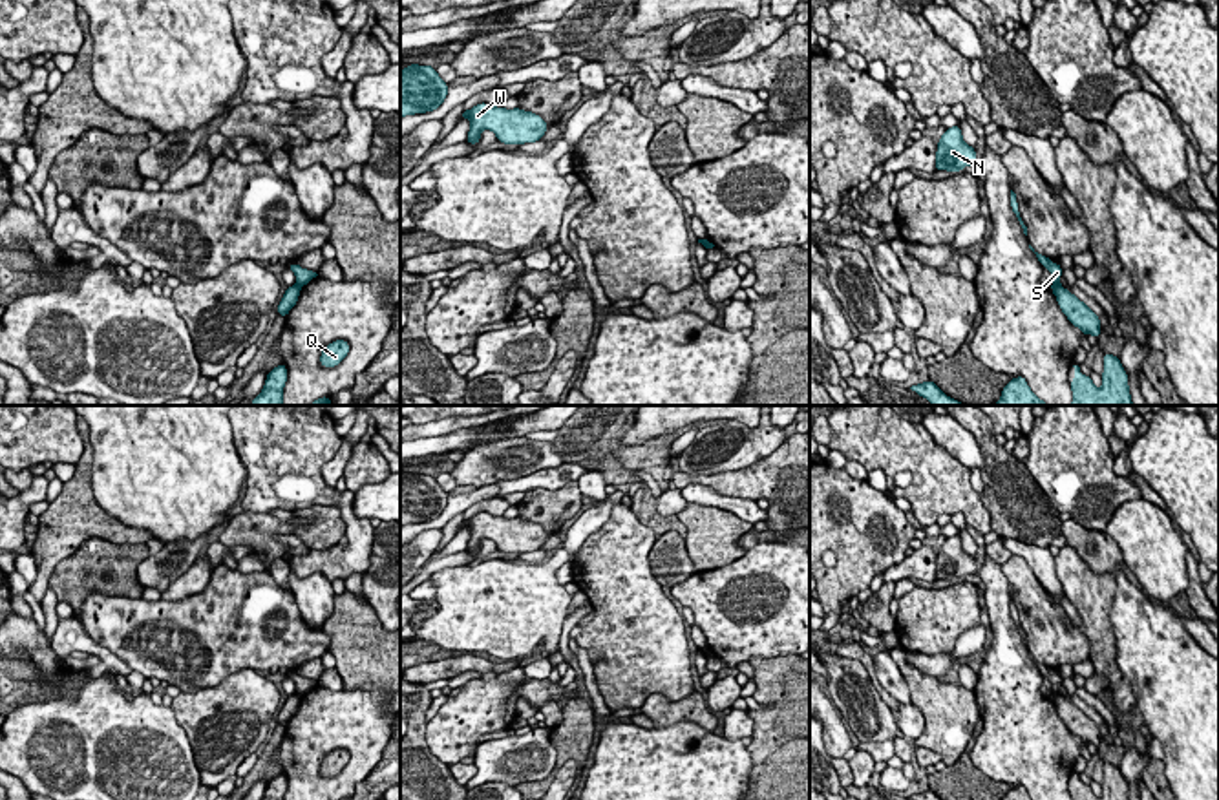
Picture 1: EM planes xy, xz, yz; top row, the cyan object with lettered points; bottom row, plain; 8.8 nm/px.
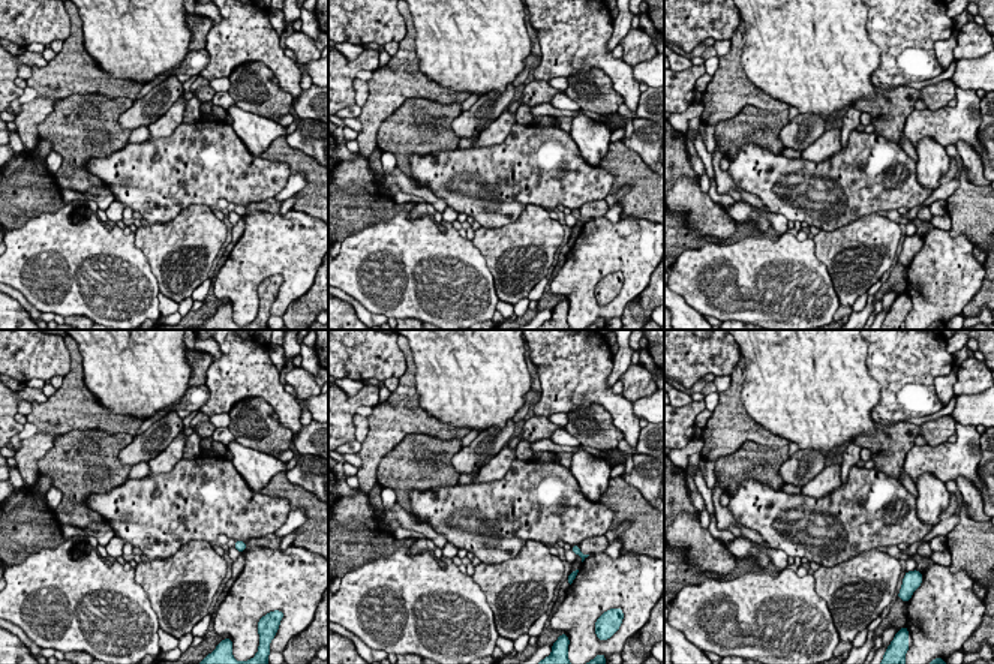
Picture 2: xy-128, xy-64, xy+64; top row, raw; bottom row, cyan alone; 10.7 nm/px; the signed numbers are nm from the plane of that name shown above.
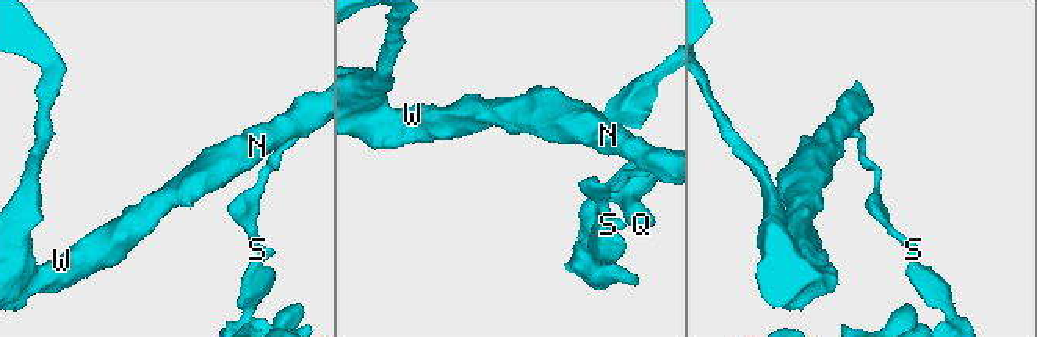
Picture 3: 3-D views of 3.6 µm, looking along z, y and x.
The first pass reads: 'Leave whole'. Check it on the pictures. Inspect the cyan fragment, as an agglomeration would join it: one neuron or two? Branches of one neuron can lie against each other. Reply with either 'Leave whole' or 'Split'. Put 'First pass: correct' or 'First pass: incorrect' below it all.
Split
First pass: incorrect

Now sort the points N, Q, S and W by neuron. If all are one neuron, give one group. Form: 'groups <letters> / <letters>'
groups N S W / Q

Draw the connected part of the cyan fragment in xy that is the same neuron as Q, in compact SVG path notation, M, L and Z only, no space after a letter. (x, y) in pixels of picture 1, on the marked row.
M334 340L325 345L320 356L323 367L336 367L349 353L349 343L345 340Z

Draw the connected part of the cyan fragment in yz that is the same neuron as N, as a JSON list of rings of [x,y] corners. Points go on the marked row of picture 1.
[[[947,128],[938,141],[936,172],[961,172],[965,166],[976,164],[976,150],[963,141],[961,128]]]

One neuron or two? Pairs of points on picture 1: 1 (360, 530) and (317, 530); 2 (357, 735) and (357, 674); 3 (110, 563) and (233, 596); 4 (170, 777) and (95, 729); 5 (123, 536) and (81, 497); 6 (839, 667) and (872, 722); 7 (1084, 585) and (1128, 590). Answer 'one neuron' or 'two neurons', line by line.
1: two neurons
2: two neurons
3: two neurons
4: one neuron
5: one neuron
6: one neuron
7: two neurons

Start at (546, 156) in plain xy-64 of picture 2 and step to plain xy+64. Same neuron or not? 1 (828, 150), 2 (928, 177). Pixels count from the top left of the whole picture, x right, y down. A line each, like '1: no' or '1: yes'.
1: no
2: no

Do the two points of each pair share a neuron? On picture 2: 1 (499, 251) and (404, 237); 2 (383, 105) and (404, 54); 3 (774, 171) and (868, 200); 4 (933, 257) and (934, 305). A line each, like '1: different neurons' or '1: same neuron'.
1: different neurons
2: same neuron
3: same neuron
4: same neuron

